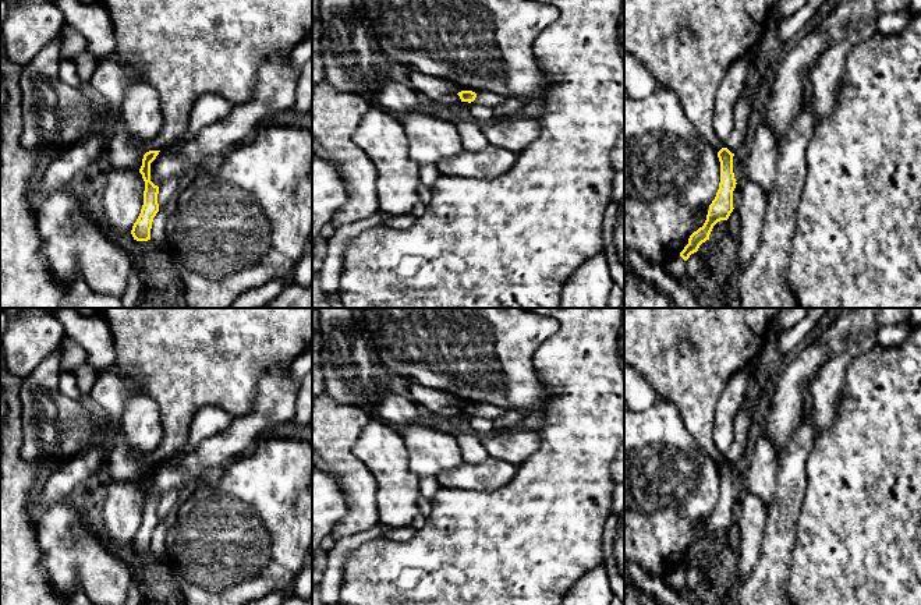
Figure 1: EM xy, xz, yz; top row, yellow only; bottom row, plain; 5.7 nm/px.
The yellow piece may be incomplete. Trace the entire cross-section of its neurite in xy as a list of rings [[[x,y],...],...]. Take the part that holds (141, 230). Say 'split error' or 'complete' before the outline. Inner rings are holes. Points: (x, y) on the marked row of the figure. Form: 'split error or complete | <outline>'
complete | [[[149,151],[144,155],[139,173],[145,181],[144,205],[137,222],[132,226],[131,234],[137,241],[150,240],[152,222],[159,212],[157,194],[159,187],[150,181],[150,163],[156,159],[160,151]]]

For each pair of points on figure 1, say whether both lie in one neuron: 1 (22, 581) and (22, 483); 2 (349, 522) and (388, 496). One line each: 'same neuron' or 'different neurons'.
1: same neuron
2: different neurons

